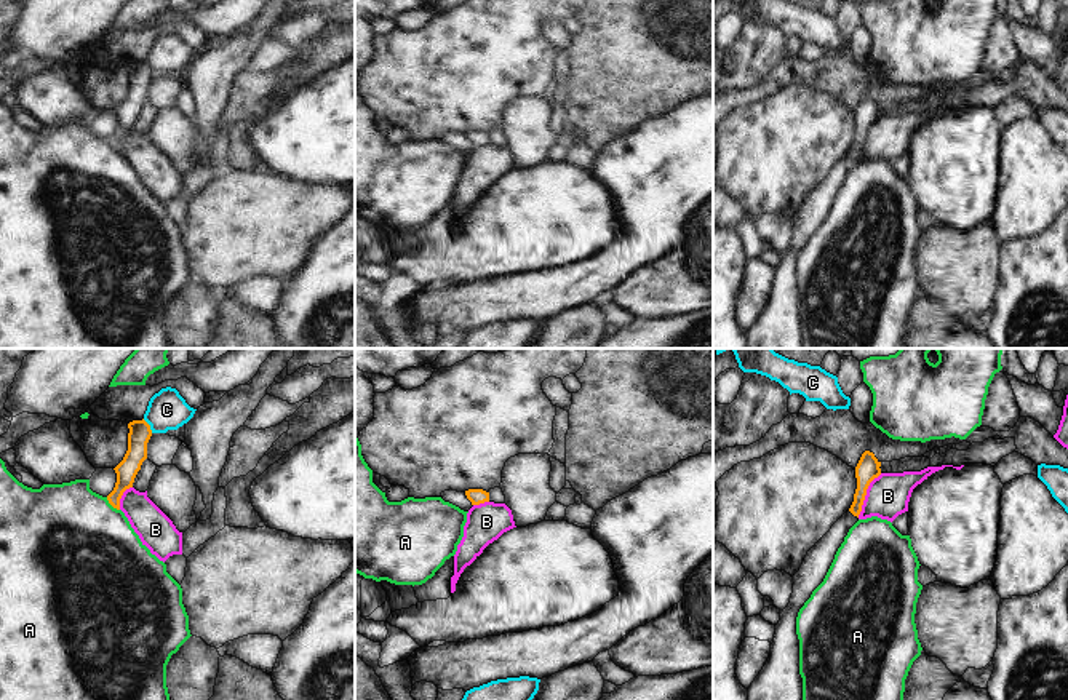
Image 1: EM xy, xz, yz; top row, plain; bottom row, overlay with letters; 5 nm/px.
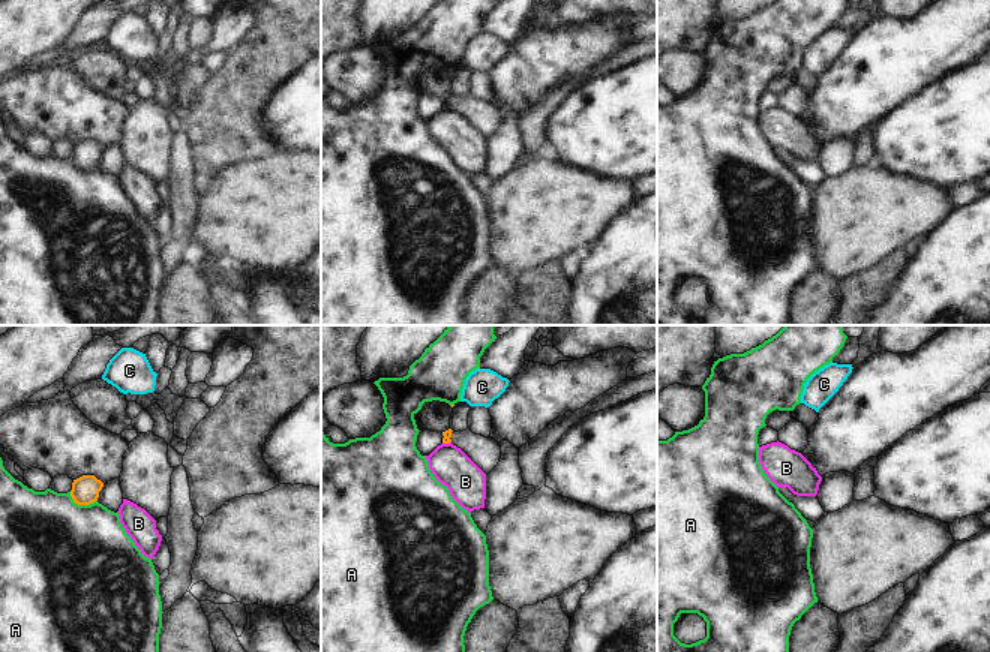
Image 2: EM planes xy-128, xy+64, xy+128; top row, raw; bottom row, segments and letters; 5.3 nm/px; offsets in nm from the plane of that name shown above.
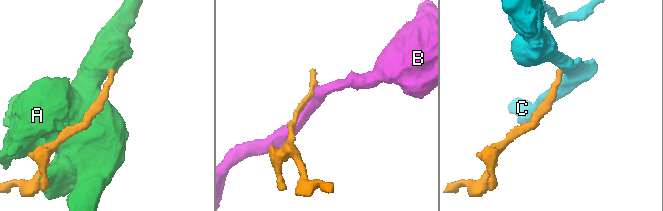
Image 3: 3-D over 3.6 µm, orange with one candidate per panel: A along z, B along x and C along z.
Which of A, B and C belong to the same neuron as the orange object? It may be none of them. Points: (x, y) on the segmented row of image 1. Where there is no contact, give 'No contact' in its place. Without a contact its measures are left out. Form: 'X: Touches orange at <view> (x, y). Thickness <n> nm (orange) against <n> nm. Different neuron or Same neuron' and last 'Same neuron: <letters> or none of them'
A: Touches orange at xy (112, 505). Thickness 110 nm (orange) against 500 nm. Different neuron
B: Touches orange at yz (865, 494). Thickness 120 nm (orange) against 220 nm. Different neuron
C: Touches orange at xy (149, 425). Thickness 110 nm (orange) against 200 nm. Different neuron
Same neuron: none of them.

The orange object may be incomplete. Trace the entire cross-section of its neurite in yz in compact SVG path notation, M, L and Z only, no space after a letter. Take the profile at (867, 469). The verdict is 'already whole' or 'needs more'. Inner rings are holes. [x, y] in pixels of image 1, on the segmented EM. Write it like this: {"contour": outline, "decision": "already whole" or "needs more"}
{"contour": "M865 451L855 467L857 489L849 511L859 518L870 483L881 475L881 462Z", "decision": "already whole"}

